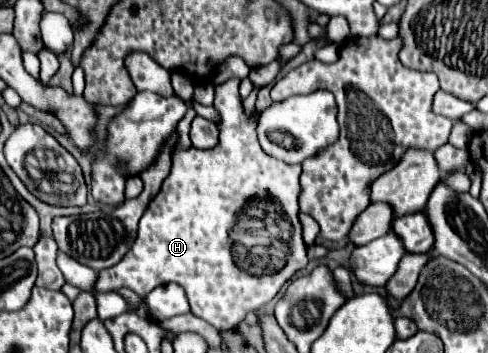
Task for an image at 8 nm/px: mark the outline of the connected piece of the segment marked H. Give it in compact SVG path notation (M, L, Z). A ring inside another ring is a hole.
M229 79L227 83L215 87L213 107L221 117L217 123L219 143L205 151L189 147L185 151L173 153L173 169L169 177L163 181L163 187L157 193L157 197L145 209L133 247L117 265L97 273L97 287L93 287L93 293L117 291L121 287L127 287L137 295L145 297L151 289L159 285L177 283L187 293L191 313L223 331L237 327L249 311L255 311L265 303L269 303L279 293L283 283L291 279L299 269L303 269L309 263L309 259L305 241L301 239L299 203L297 203L301 193L299 185L301 165L287 165L279 159L269 157L261 149L255 131L261 113L259 111L255 111L253 115L245 113L243 99L239 95L239 79ZM253 197L271 197L277 203L263 203L263 205L257 203L251 207L257 211L261 227L239 227L237 211Z

